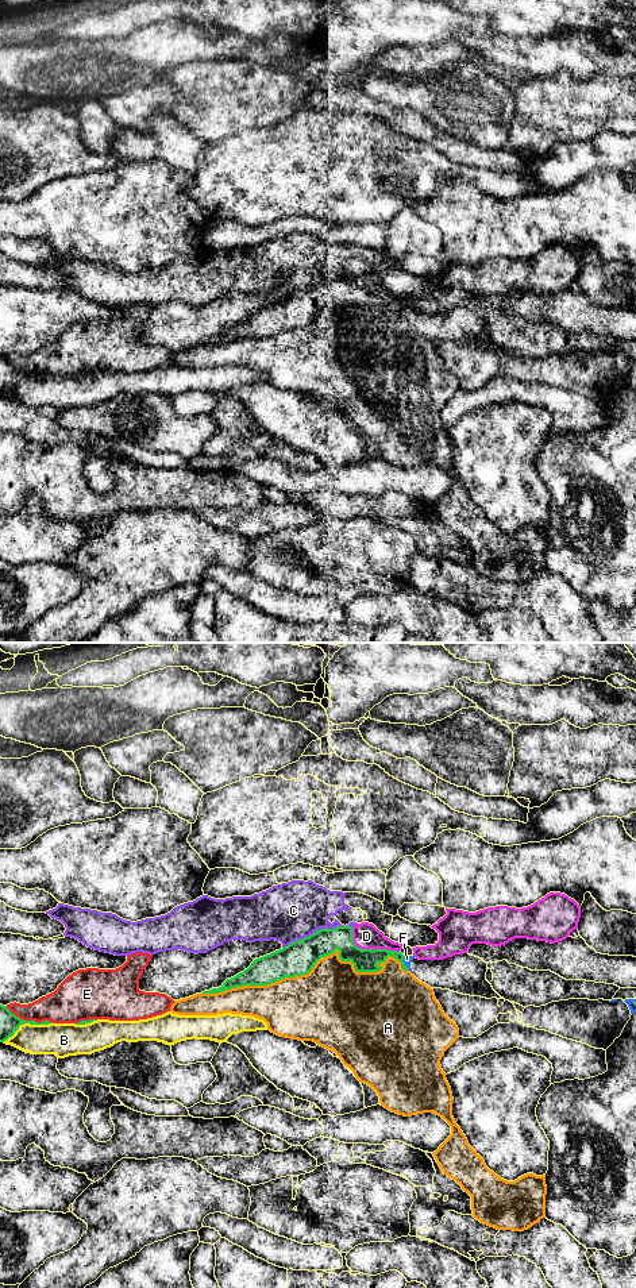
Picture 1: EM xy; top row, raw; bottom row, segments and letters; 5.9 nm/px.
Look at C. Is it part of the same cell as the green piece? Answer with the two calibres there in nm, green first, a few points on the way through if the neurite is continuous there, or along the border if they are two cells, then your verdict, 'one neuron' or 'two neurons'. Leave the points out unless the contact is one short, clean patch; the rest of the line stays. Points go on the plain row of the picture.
200 nm thick on the green side, 340 nm on the other; two neurons

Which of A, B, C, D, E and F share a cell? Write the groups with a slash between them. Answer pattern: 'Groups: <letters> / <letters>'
Groups: A / B / C / D / E / F

